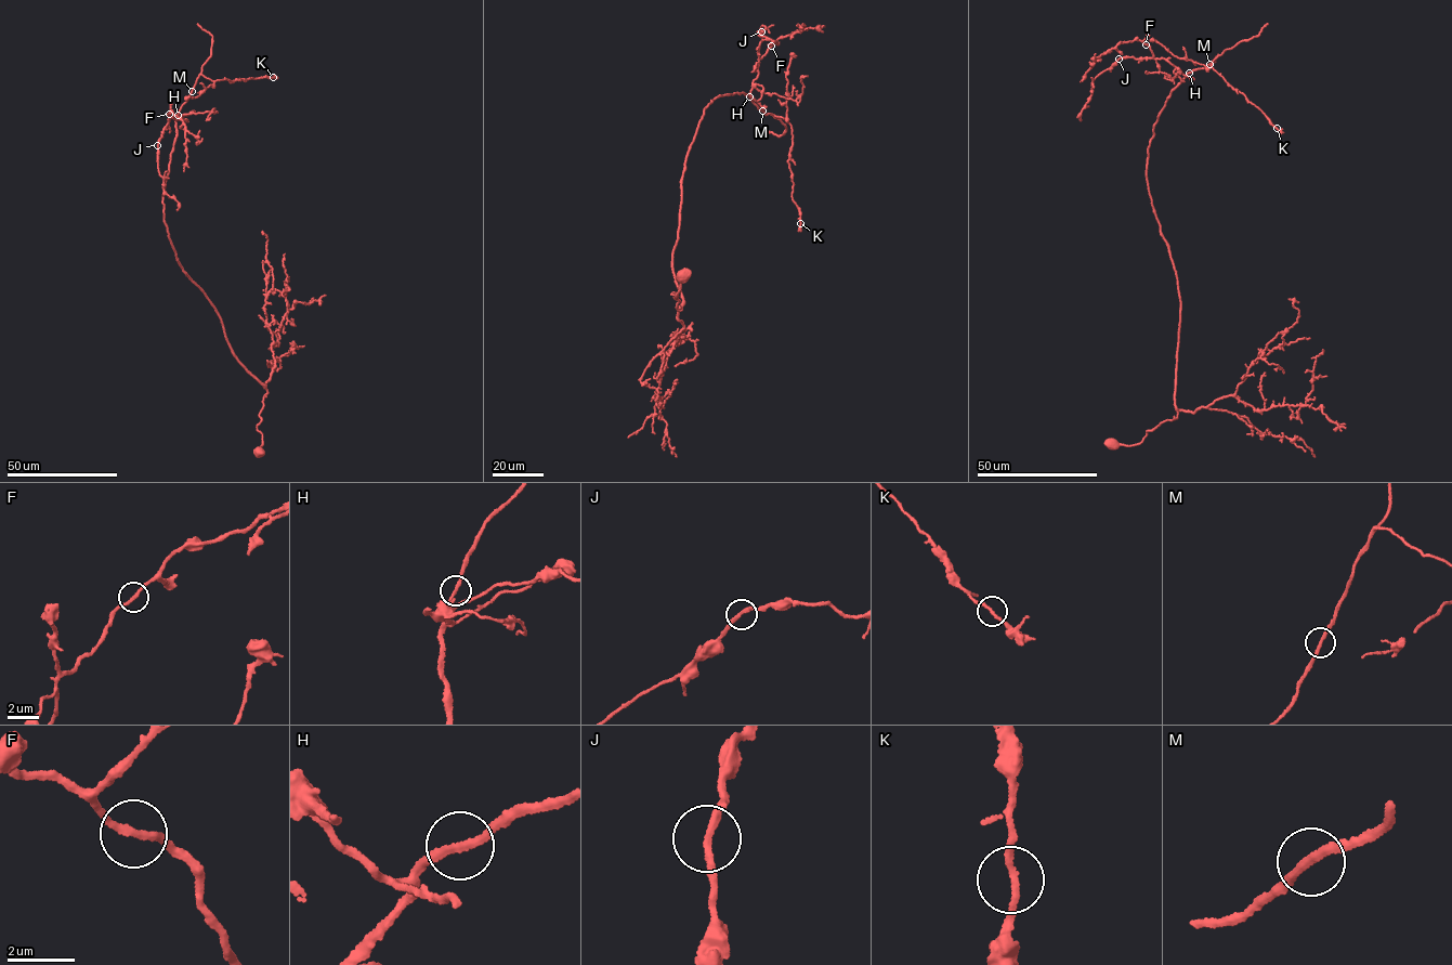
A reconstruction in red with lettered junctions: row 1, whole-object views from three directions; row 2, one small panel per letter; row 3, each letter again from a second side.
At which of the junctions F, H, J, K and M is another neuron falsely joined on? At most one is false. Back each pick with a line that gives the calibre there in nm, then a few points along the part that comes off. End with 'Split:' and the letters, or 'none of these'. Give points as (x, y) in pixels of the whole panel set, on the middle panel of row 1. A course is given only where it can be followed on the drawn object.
Split: none of these

